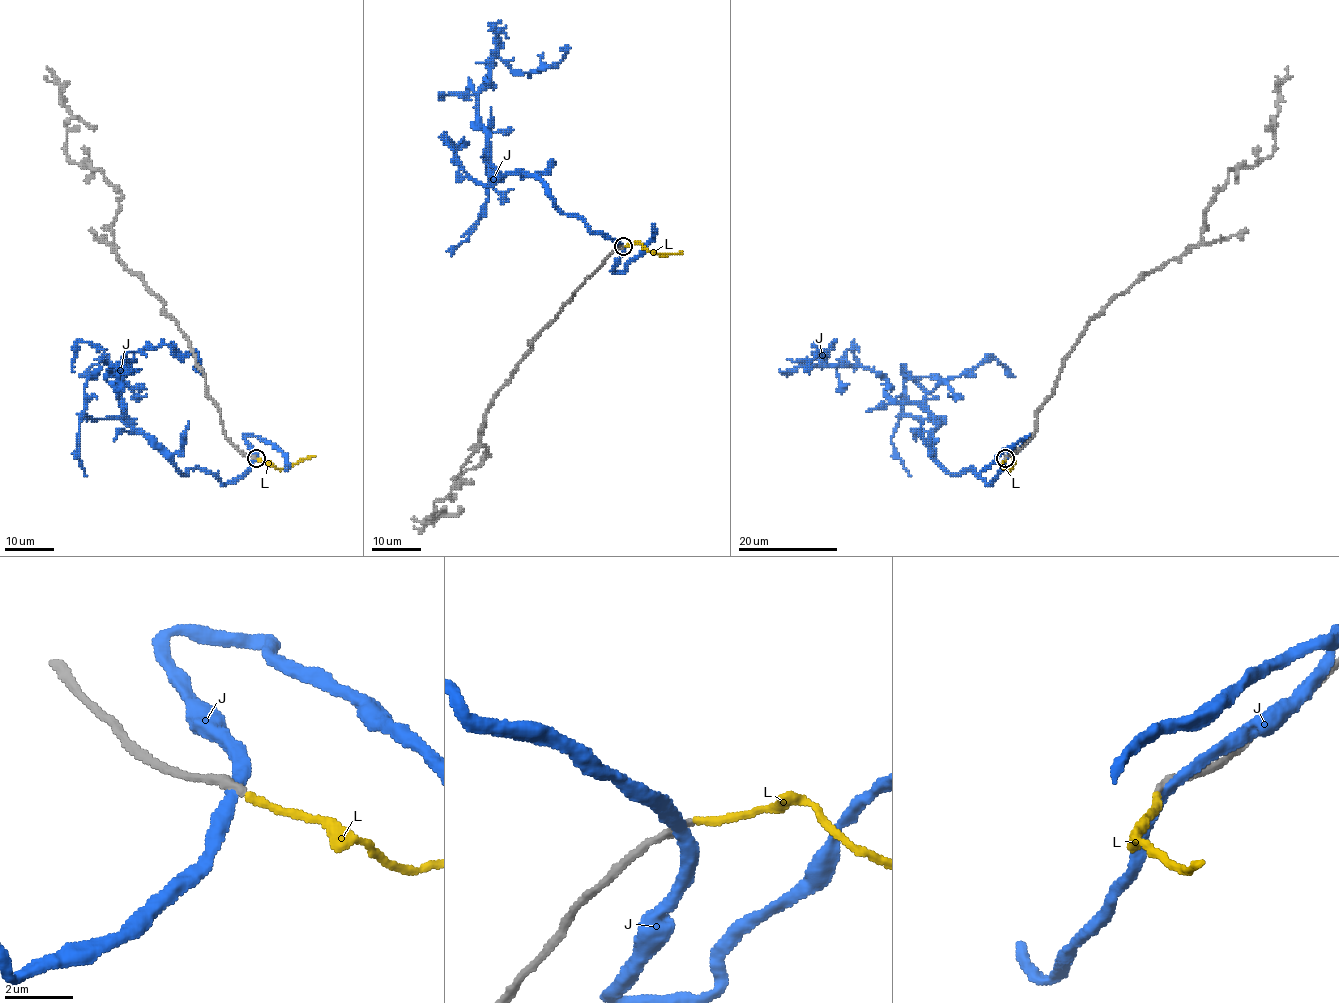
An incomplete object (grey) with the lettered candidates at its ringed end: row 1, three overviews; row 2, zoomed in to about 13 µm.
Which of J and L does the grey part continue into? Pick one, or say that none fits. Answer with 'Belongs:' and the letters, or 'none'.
Belongs: L

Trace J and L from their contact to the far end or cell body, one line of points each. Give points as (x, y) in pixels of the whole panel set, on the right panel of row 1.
J: (1005, 456), (988, 485), (948, 472), (935, 420), (874, 371), (827, 366), (813, 353), (831, 345), (810, 373)
L: (1004, 457), (1002, 464), (1009, 469), (1013, 465), (1010, 455)

